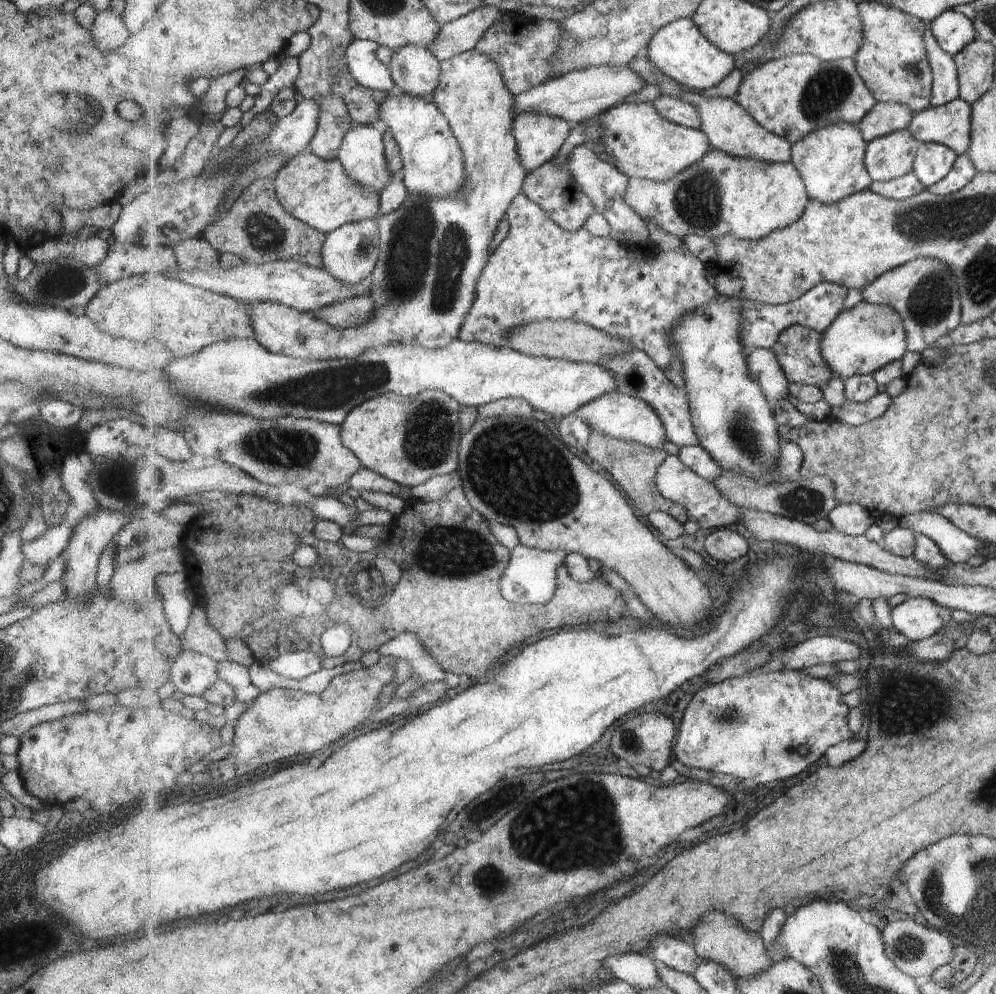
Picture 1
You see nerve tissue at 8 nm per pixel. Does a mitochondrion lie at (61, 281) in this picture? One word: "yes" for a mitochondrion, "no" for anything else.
yes

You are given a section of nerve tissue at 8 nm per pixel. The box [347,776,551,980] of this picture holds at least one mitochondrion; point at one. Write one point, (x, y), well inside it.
(497, 883)

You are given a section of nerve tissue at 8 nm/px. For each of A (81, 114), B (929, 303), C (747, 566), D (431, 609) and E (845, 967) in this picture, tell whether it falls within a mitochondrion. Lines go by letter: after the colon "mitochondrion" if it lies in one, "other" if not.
A: mitochondrion
B: mitochondrion
C: other
D: other
E: mitochondrion

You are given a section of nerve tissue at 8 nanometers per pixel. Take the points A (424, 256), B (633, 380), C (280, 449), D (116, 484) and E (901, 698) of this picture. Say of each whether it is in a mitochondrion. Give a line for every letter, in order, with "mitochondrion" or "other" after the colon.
A: mitochondrion
B: mitochondrion
C: mitochondrion
D: mitochondrion
E: mitochondrion

